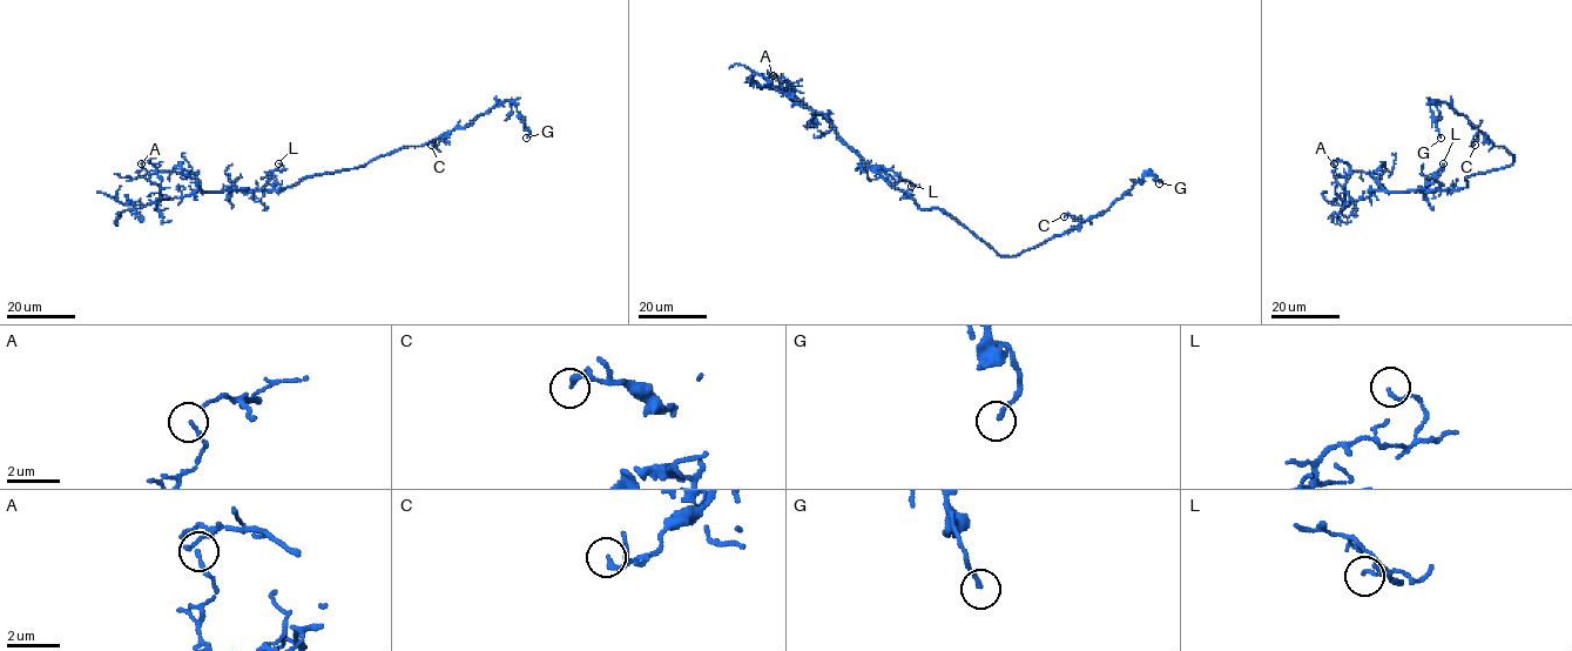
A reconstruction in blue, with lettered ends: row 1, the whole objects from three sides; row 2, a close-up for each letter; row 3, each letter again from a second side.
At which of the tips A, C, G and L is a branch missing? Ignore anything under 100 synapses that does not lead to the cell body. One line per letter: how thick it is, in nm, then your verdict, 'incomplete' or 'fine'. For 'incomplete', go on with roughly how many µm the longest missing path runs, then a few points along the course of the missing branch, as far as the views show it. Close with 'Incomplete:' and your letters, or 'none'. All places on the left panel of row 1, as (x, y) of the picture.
A: 90 nm thick; fine
C: 130 nm thick; fine
G: 150 nm thick; fine
L: 110 nm thick; fine
Incomplete: none

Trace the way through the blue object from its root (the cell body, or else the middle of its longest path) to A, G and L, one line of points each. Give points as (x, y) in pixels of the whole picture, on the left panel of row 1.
A: (322, 173), (281, 189), (195, 190), (157, 200), (160, 188), (139, 174), (141, 163)
G: (322, 173), (361, 167), (398, 149), (426, 145), (508, 100), (526, 123), (530, 132), (526, 138)
L: (322, 173), (281, 189), (247, 190), (258, 190), (271, 170), (283, 168), (278, 163)

